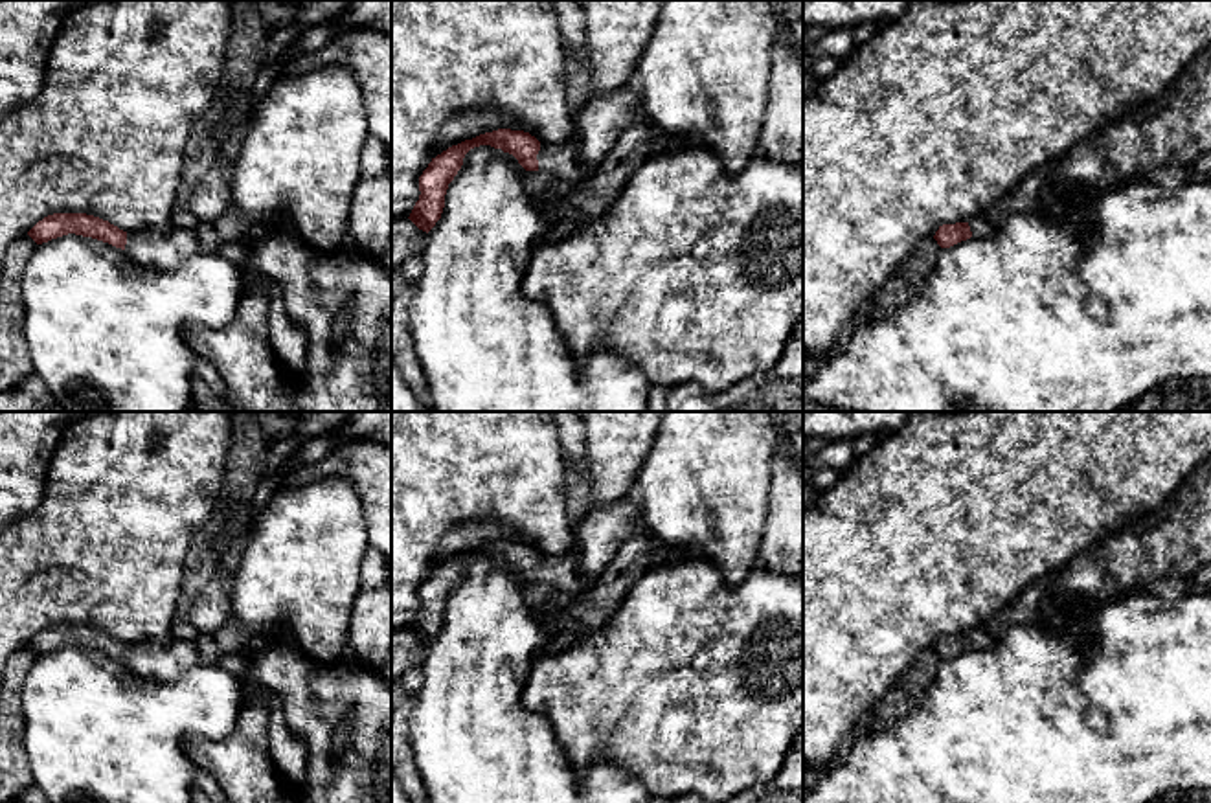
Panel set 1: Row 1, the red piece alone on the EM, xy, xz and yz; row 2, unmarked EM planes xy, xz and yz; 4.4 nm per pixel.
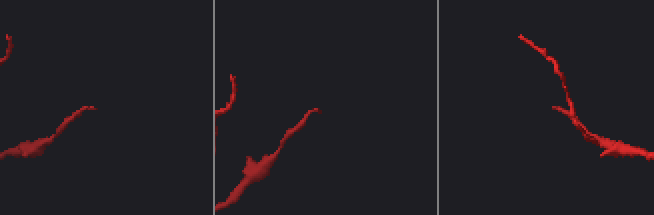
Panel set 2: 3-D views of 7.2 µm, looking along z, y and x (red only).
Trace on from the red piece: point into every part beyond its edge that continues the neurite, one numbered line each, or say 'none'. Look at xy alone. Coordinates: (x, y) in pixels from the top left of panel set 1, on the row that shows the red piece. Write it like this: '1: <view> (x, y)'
1: xy (168, 248)

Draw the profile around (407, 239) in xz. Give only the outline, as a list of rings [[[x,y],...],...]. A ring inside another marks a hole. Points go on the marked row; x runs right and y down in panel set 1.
[[[408,217],[391,219],[391,272],[397,272],[406,259],[421,257],[426,239],[428,233],[419,230]]]

